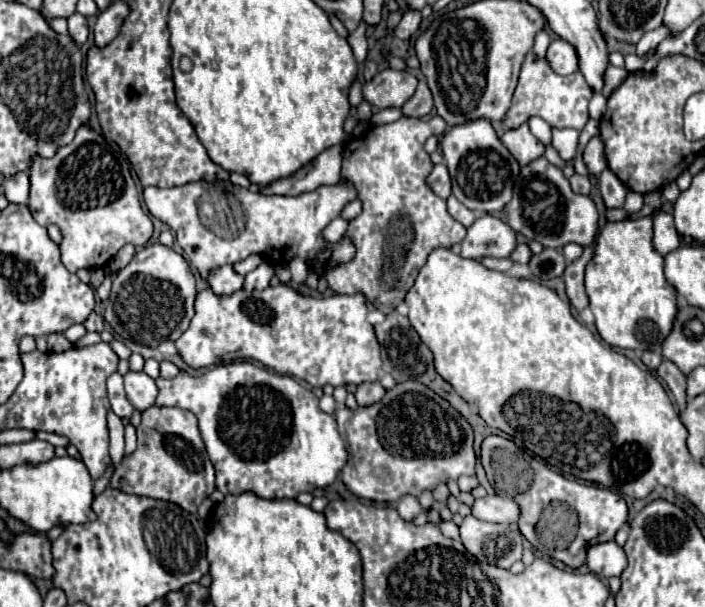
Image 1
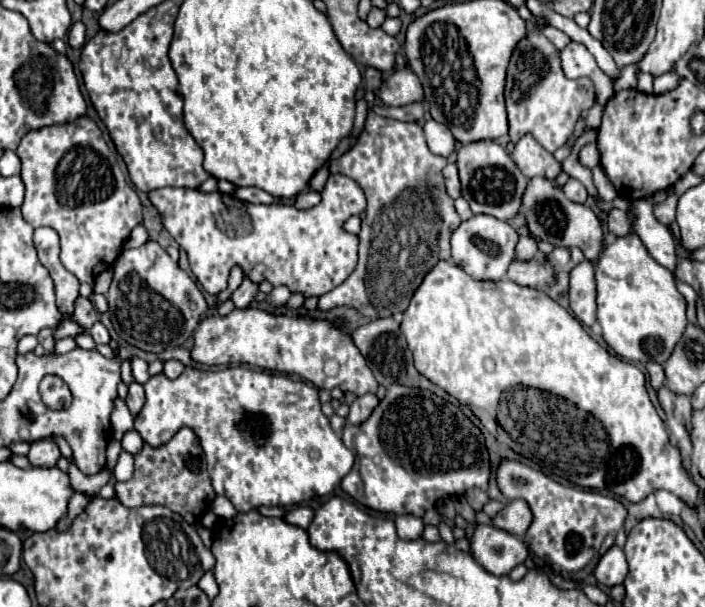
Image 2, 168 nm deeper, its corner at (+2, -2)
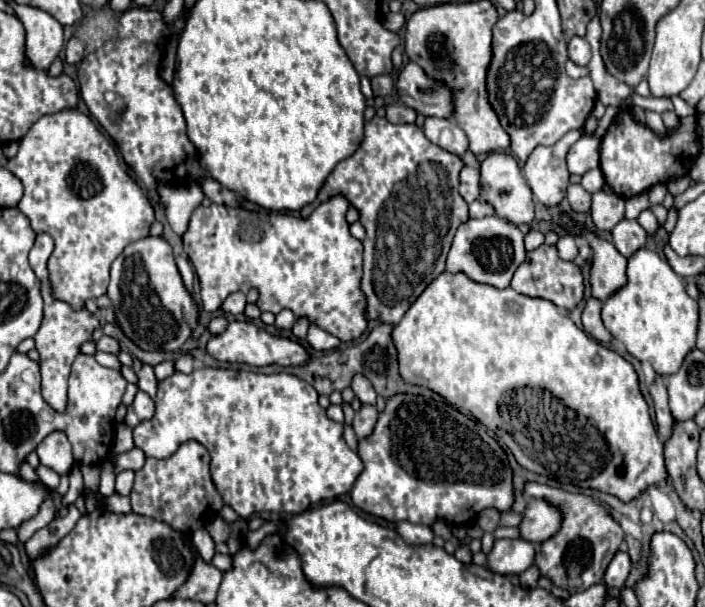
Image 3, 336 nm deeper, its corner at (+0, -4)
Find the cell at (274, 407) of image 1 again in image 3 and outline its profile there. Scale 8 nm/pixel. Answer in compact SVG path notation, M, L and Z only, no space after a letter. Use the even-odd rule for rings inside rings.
M195 369L193 373L175 373L159 381L155 395L155 415L133 429L135 447L147 457L171 457L183 441L199 441L211 455L211 479L223 501L247 521L253 513L273 511L279 515L303 513L309 505L335 499L351 489L363 471L363 461L343 439L343 425L327 419L317 401L317 391L303 379L289 373L251 373L235 369Z

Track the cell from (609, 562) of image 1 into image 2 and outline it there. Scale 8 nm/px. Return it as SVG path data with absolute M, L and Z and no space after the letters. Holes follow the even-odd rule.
M613 545L597 563L593 575L597 577L597 581L601 585L607 585L607 587L613 587L613 585L619 585L625 581L627 577L627 559L625 559L625 553L623 549L619 549L617 545Z

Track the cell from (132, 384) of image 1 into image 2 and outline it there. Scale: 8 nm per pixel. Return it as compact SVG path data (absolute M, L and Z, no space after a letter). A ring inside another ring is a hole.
M133 381L129 385L129 395L127 395L127 407L129 407L131 415L135 417L143 409L143 405L145 405L145 391L143 391L143 387L139 383Z

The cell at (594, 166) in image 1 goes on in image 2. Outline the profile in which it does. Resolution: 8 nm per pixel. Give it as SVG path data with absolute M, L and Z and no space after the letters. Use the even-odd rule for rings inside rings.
M587 143L587 145L581 147L581 151L579 151L579 163L583 167L589 167L589 169L599 165L599 151L597 151L595 143Z

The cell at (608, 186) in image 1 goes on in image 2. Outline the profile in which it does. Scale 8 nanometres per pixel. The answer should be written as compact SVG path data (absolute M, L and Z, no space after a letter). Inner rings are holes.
M619 209L609 211L607 225L609 225L609 233L613 233L615 237L625 237L631 233L631 219L627 213L623 213Z

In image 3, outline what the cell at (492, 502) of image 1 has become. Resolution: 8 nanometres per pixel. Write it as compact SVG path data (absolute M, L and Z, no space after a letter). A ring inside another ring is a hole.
M531 499L523 511L519 533L525 541L543 543L559 529L559 523L561 515L553 505L541 499Z

